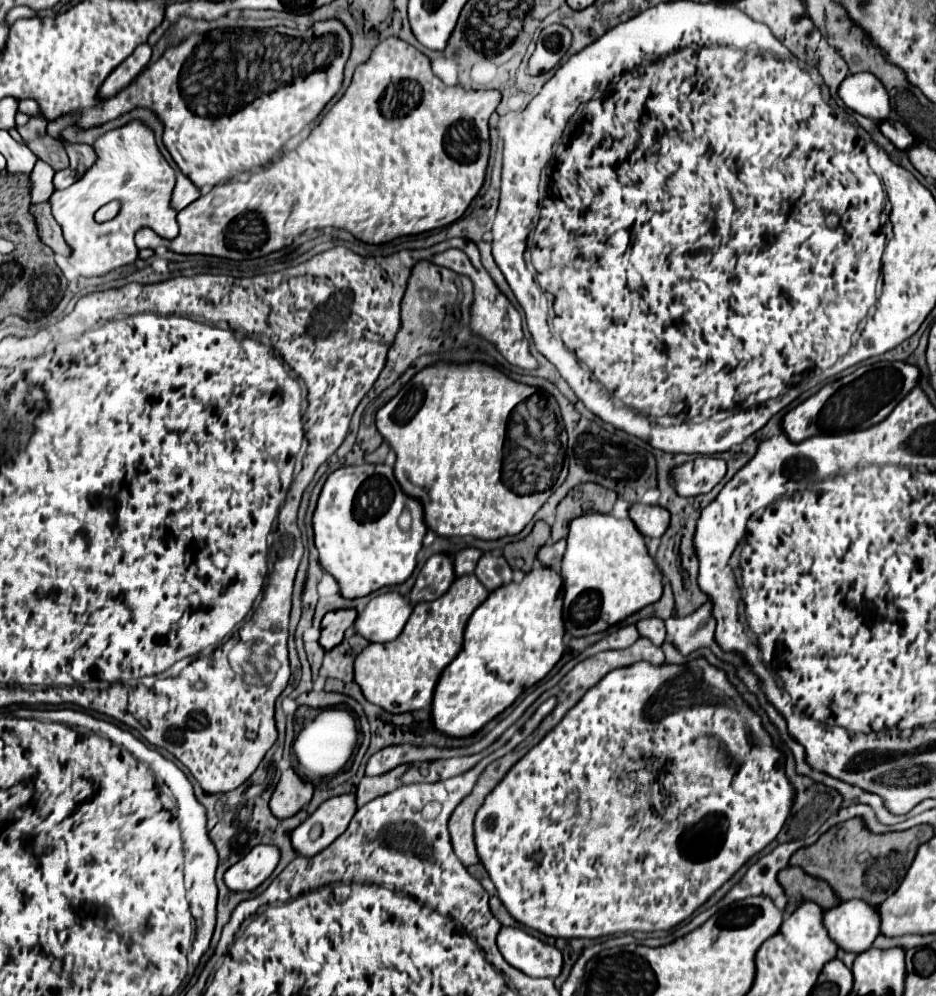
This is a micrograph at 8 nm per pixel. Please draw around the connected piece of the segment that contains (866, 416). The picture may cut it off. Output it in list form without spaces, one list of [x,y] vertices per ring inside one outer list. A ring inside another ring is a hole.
[[[878,361],[872,365],[860,365],[856,371],[840,377],[836,383],[824,385],[818,393],[788,411],[782,423],[784,433],[790,441],[800,443],[814,435],[838,435],[868,429],[886,419],[898,401],[902,401],[916,387],[918,379],[920,369],[906,361]]]

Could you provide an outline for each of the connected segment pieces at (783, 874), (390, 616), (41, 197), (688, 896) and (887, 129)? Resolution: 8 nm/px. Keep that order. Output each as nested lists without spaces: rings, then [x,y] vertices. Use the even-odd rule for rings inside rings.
[[[786,867],[778,871],[778,883],[784,889],[788,905],[784,907],[784,915],[790,915],[804,899],[812,899],[822,909],[830,909],[838,905],[838,899],[828,883],[822,879],[814,879],[806,875],[800,867]]]
[[[388,591],[376,595],[366,605],[366,609],[354,621],[354,629],[370,643],[394,641],[402,633],[410,613],[412,613],[410,601],[396,591]]]
[[[38,161],[36,167],[30,173],[30,179],[32,179],[32,203],[48,201],[48,197],[54,193],[52,177],[54,177],[54,169],[50,165],[46,165],[44,161]]]
[[[696,659],[688,665],[660,665],[660,667],[640,661],[632,667],[616,669],[605,675],[494,787],[494,791],[486,797],[484,805],[478,809],[474,821],[476,849],[482,865],[486,867],[490,879],[498,889],[498,897],[502,899],[510,915],[516,921],[524,923],[526,927],[538,929],[544,935],[566,937],[566,939],[572,937],[598,939],[614,933],[666,931],[678,925],[680,921],[688,919],[754,853],[762,851],[770,841],[776,839],[784,821],[790,815],[792,799],[794,799],[794,787],[788,783],[782,771],[782,753],[772,747],[772,739],[764,731],[760,717],[752,713],[752,709],[742,701],[740,693],[728,683],[724,671],[714,669],[704,659]],[[652,768],[664,769],[666,771],[664,779],[662,776],[652,780],[650,774]],[[554,805],[558,805],[560,821],[556,819],[544,821],[544,815],[552,815],[546,813],[544,809],[546,807],[550,809]]]
[[[892,119],[882,121],[882,123],[880,123],[880,129],[882,129],[882,133],[884,133],[898,149],[902,149],[902,151],[906,151],[906,149],[910,149],[910,147],[916,145],[914,135],[910,135],[910,131],[908,131],[902,123],[898,123],[898,121],[892,121]]]

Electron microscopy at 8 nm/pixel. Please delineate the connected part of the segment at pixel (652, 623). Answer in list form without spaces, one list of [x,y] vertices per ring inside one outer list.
[[[650,617],[650,619],[642,619],[636,623],[640,635],[646,635],[656,647],[660,647],[666,641],[666,627],[664,621],[658,617]]]

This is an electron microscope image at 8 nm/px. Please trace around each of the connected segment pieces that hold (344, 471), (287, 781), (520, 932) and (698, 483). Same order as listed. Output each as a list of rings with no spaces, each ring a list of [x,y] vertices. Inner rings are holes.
[[[382,463],[340,467],[334,473],[330,473],[314,509],[312,529],[314,529],[314,547],[318,549],[320,565],[326,573],[330,573],[338,581],[340,595],[344,599],[366,597],[382,587],[404,583],[416,567],[416,555],[422,549],[422,539],[428,531],[424,525],[424,511],[420,501],[404,495],[392,473],[392,467]],[[402,511],[412,513],[412,527],[408,531],[402,531],[398,527],[398,517],[402,515]]]
[[[286,769],[278,781],[278,787],[272,793],[270,811],[278,819],[288,819],[310,803],[312,793],[314,793],[312,783],[304,783],[294,773],[294,769]]]
[[[502,927],[498,933],[502,957],[530,977],[558,977],[562,971],[562,953],[532,937],[520,927]]]
[[[696,457],[670,471],[674,489],[682,497],[694,497],[708,493],[726,475],[726,463],[716,457]]]

